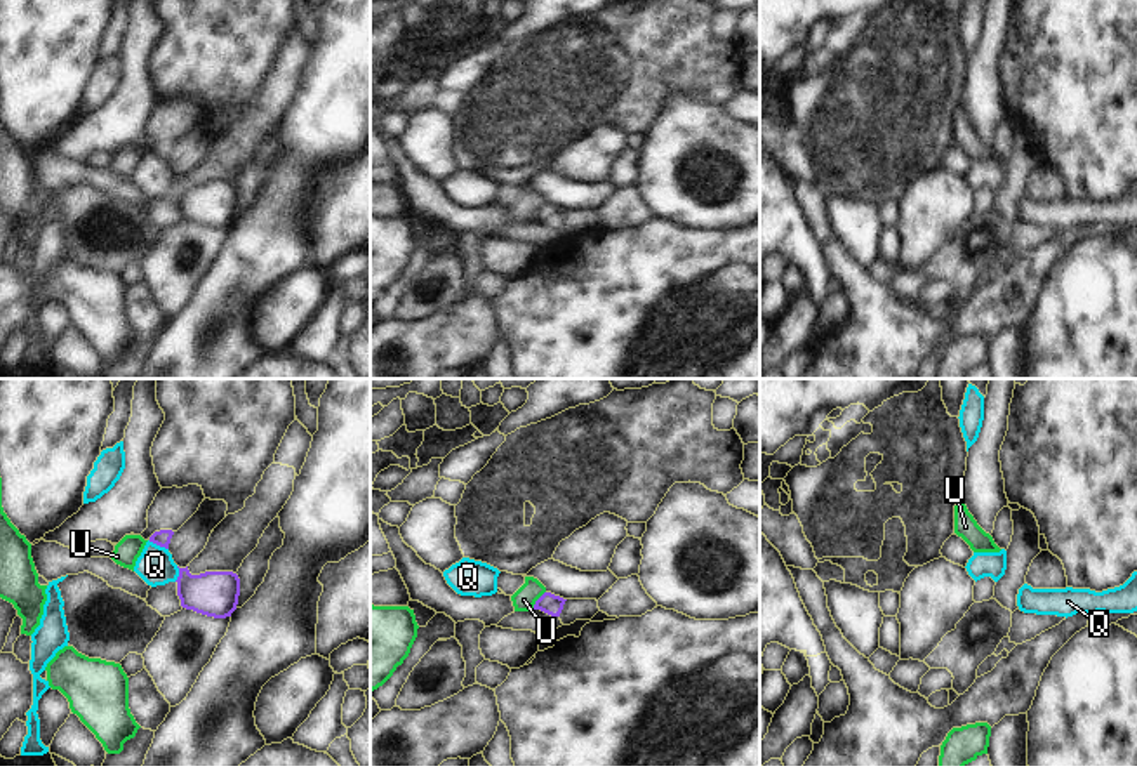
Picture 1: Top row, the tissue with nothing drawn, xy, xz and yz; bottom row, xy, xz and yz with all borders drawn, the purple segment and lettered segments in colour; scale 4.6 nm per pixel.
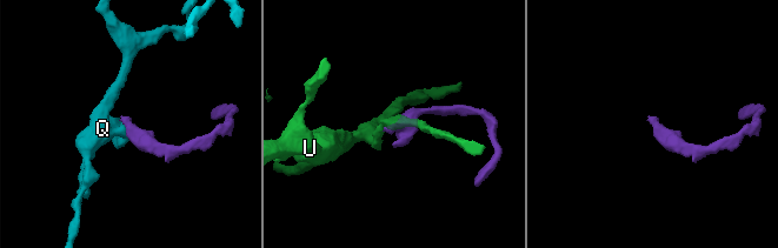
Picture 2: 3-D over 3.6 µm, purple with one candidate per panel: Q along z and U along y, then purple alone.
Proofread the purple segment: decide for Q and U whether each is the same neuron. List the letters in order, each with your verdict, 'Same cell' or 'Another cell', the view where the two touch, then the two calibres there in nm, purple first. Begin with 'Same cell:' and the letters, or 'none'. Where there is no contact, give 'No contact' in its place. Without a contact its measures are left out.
Same cell: none
Q: Another cell. Touches purple in xy. Thickness 70 nm (purple) against 170 nm
U: Another cell. Touches purple in xz. Thickness 90 nm (purple) against 110 nm

